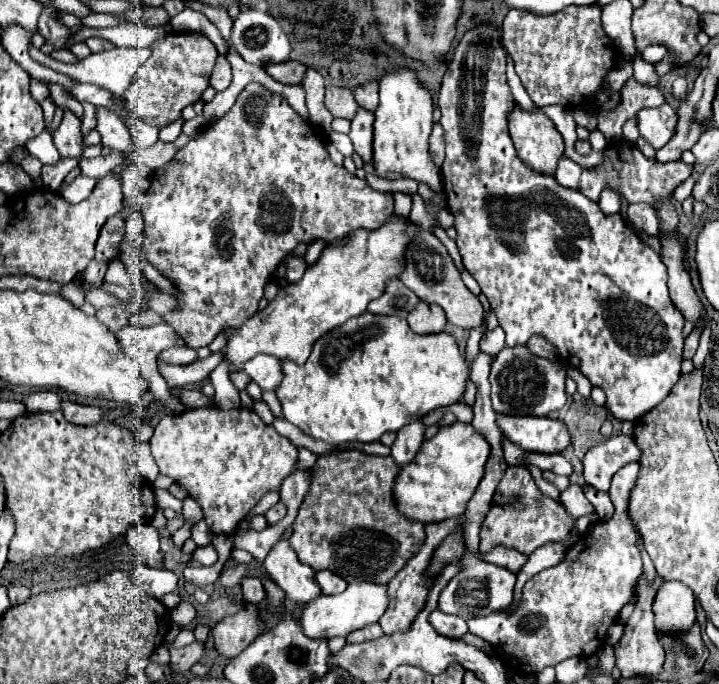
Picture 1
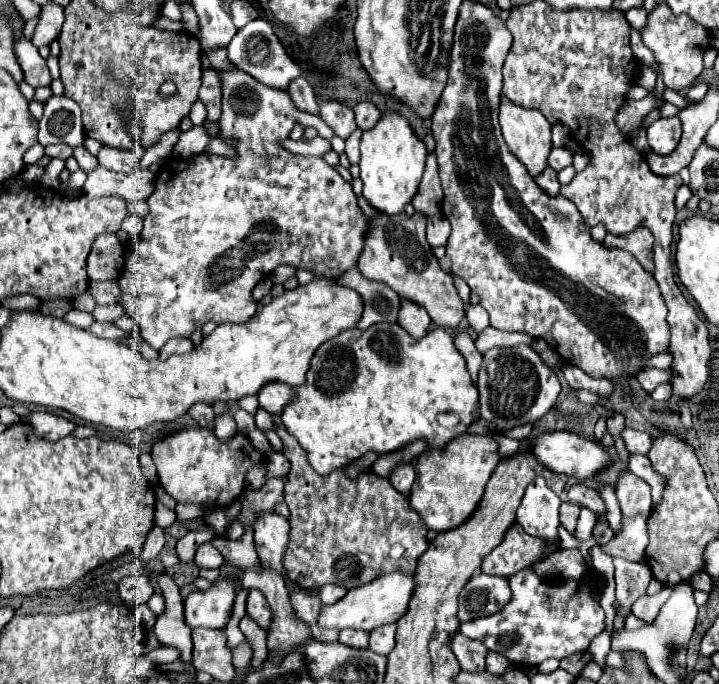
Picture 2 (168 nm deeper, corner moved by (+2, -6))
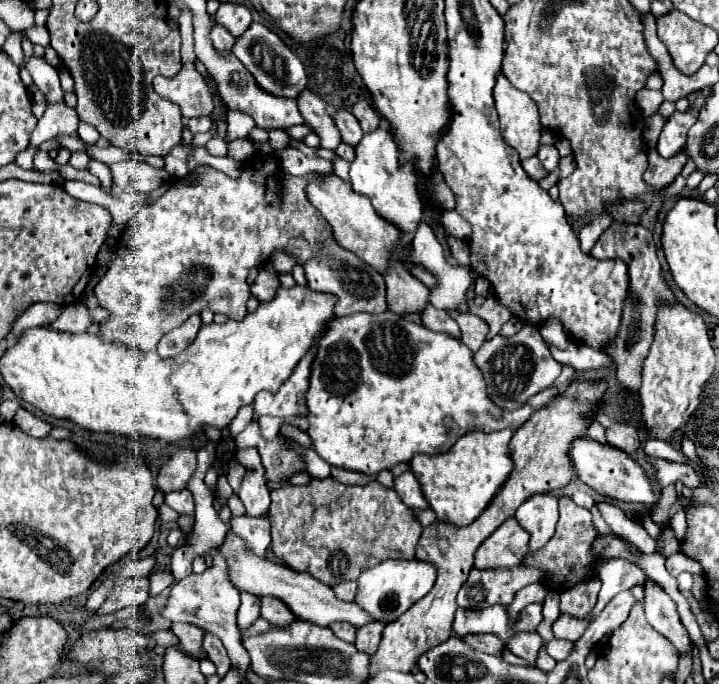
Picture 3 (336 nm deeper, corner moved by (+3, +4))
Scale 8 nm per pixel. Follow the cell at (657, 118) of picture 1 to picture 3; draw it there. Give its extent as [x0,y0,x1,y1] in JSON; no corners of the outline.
[658,112,696,158]

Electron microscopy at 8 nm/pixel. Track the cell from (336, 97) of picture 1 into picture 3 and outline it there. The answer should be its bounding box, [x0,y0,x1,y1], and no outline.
[332,110,364,146]

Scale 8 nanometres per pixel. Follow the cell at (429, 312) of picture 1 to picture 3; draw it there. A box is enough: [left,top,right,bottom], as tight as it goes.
[384,266,430,316]

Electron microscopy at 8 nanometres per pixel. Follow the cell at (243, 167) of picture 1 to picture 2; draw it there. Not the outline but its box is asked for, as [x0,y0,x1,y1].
[117,66,367,350]

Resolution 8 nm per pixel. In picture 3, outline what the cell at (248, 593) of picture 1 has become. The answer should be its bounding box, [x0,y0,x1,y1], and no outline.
[258,596,294,626]

